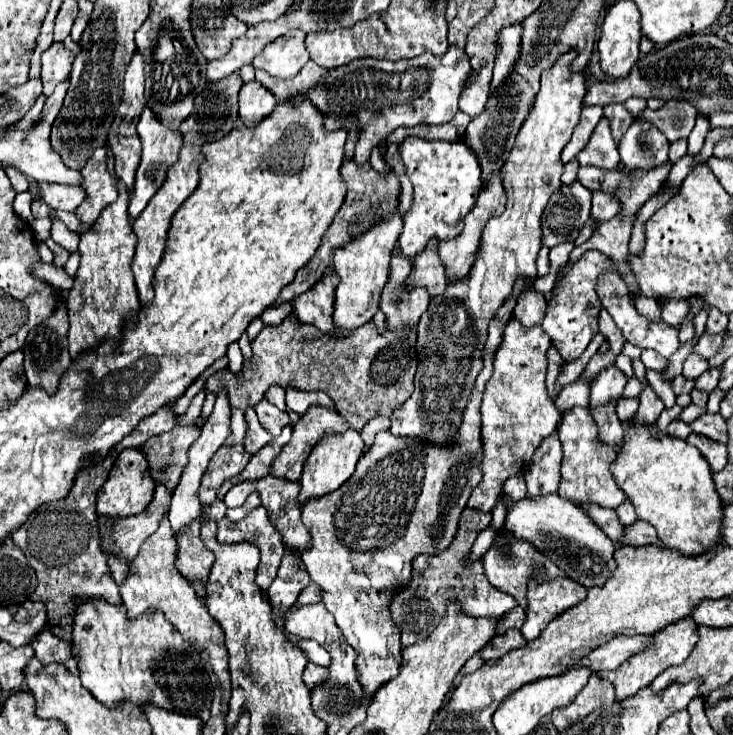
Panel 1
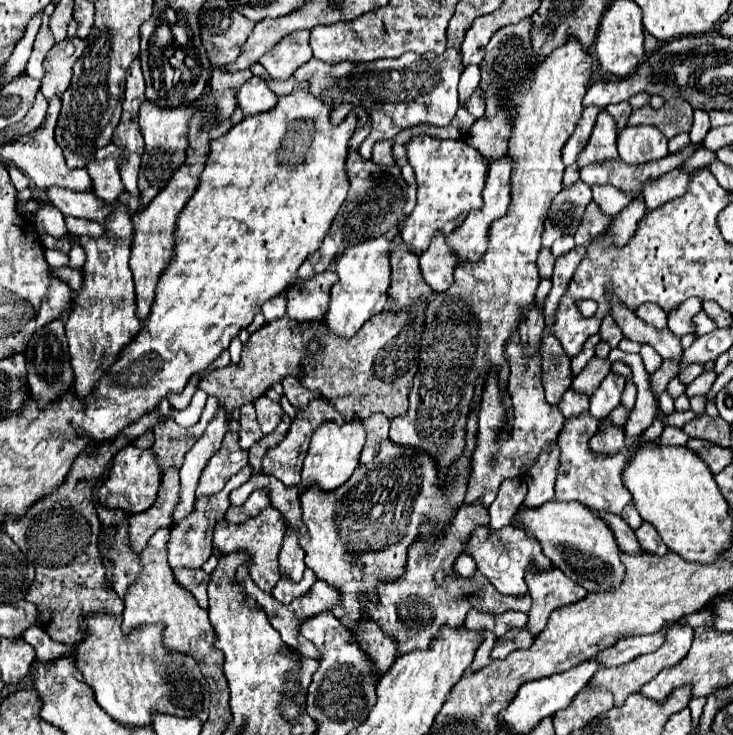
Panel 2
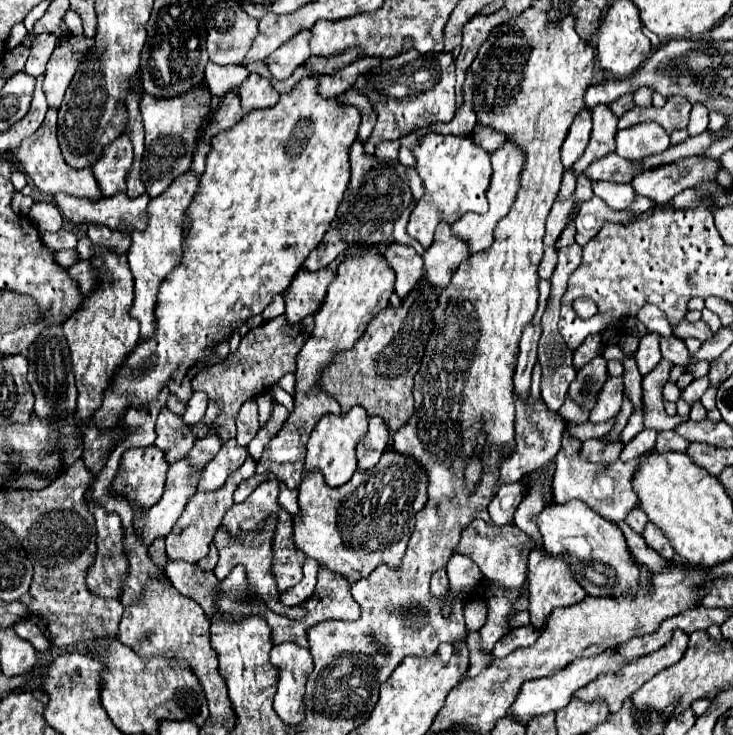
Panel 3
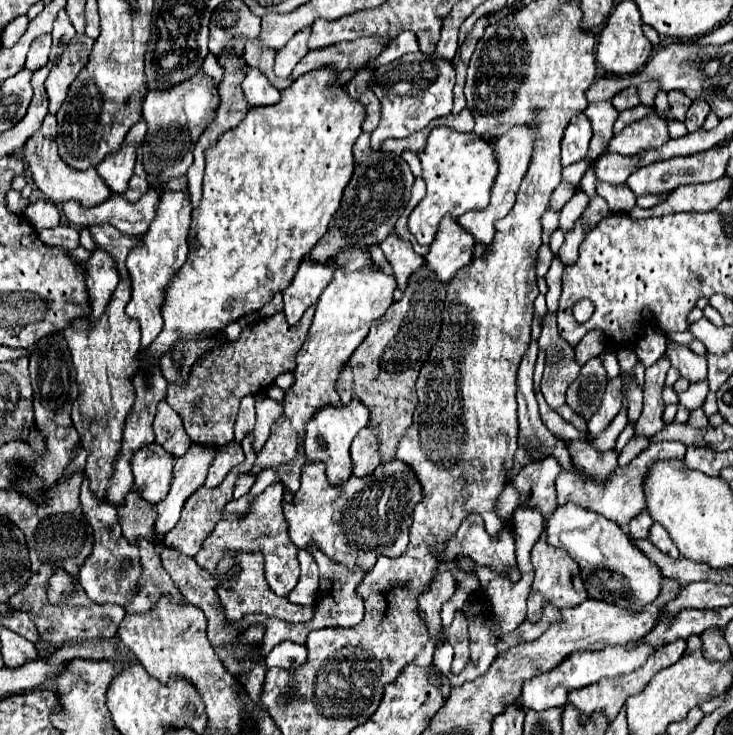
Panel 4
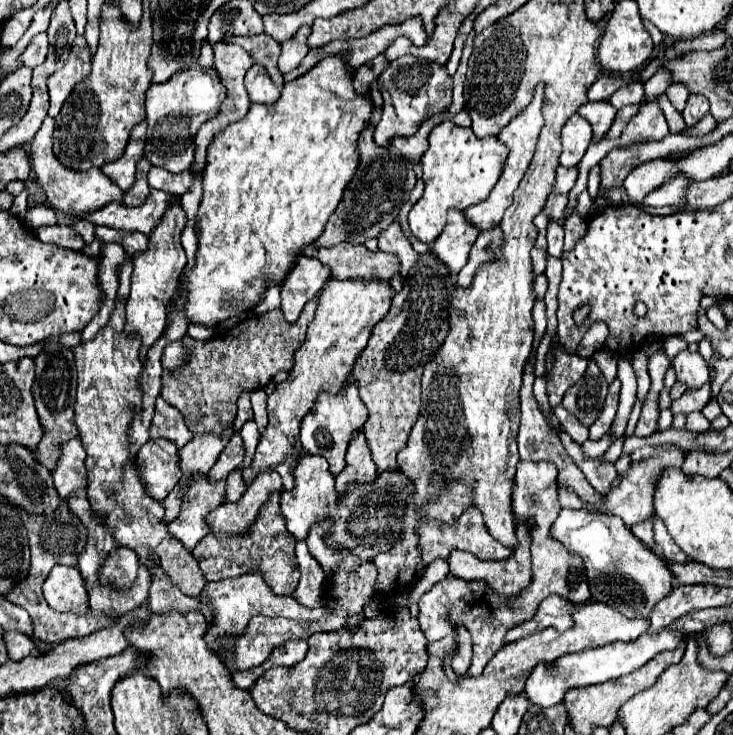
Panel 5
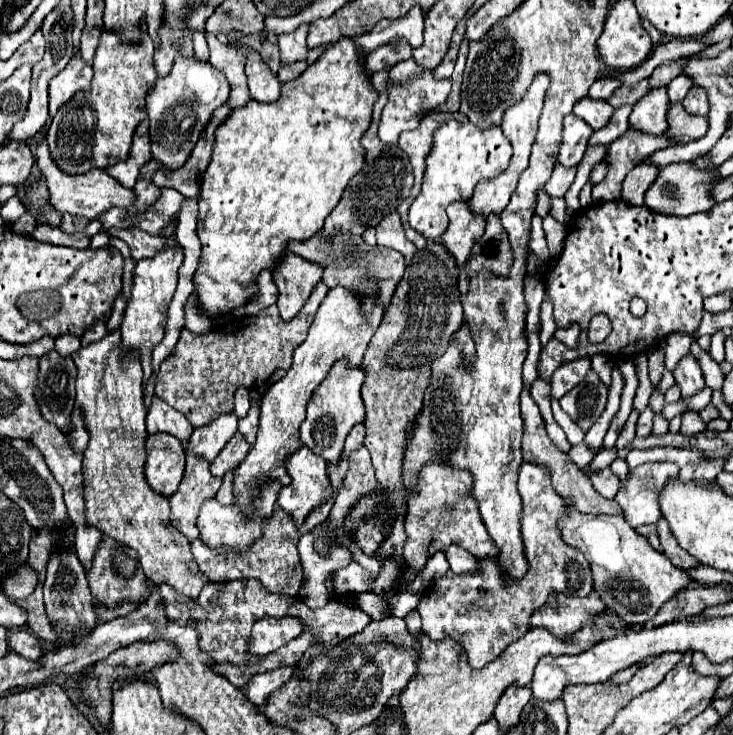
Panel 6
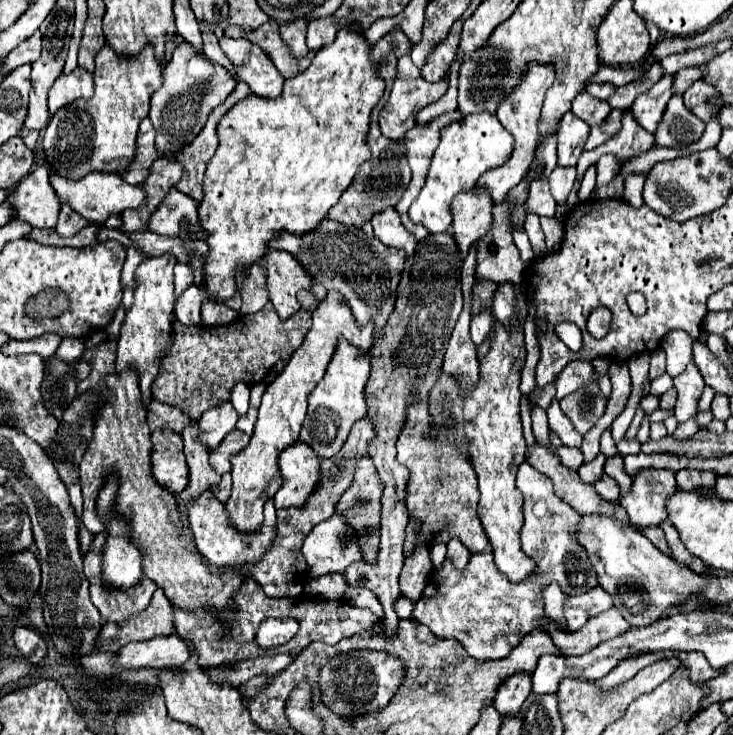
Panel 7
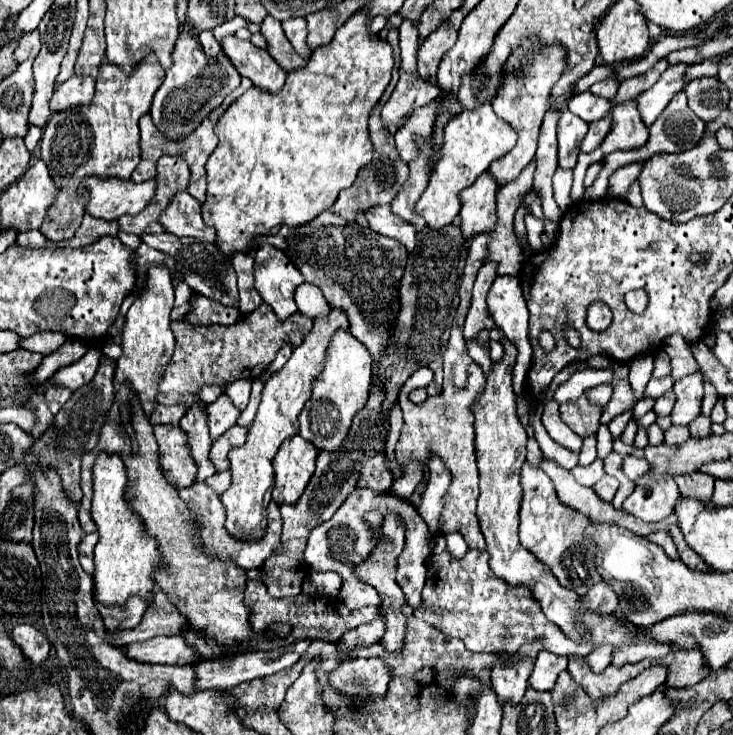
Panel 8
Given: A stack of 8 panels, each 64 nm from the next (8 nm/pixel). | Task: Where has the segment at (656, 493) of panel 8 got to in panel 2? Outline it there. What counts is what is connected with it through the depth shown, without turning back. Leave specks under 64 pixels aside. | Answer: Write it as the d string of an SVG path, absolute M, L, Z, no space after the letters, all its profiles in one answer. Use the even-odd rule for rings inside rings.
M582 412L580 416L566 418L564 428L560 430L558 444L562 448L560 456L560 472L556 480L556 500L576 500L588 506L592 512L616 512L620 514L622 508L632 502L632 496L626 492L624 484L620 482L620 472L626 464L626 454L618 452L614 456L596 456L590 450L590 438L594 436L594 416L590 412ZM666 426L664 432L662 432L662 440L664 444L670 444L670 446L684 446L688 436L684 434L682 428L676 428L676 426Z

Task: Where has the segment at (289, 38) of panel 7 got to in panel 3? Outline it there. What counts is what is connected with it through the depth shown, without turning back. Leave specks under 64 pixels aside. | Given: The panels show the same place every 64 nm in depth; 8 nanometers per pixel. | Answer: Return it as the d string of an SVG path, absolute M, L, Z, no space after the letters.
M302 30L266 58L268 60L266 66L274 78L284 80L292 76L292 72L312 56L308 48L308 40L310 40L310 30Z

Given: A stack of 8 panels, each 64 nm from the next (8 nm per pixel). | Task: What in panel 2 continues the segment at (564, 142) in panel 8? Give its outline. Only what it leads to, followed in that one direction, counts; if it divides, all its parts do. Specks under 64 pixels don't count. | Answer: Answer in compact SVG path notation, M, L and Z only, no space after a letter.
M596 106L584 108L582 118L580 118L574 134L570 136L570 140L566 142L566 146L564 146L564 150L562 150L562 160L564 160L566 166L572 164L572 162L576 162L578 154L580 154L580 152L584 150L584 146L588 144L588 138L590 138L590 134L592 134L592 128L594 128L594 122L596 122L596 116L598 116L598 114L600 114L600 108L596 108Z

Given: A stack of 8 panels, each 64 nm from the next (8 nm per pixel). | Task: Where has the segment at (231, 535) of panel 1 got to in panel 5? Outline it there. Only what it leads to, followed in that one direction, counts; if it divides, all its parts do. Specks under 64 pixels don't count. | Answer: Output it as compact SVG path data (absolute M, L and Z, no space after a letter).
M260 572L242 574L236 578L230 578L230 580L222 580L222 582L210 582L206 586L204 594L206 594L204 596L206 602L210 602L210 606L214 610L214 624L206 632L208 646L214 646L214 640L220 644L232 642L234 634L240 634L242 628L246 628L248 620L258 614L282 616L282 618L294 618L294 620L320 620L322 616L328 616L328 612L324 608L304 608L304 606L296 604L296 600L292 600L290 596L272 594L272 590L268 588L268 584L264 582Z

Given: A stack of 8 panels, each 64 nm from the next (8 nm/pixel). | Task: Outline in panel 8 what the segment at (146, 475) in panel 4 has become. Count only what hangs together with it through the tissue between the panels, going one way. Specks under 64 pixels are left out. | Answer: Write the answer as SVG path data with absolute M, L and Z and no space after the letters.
M154 426L154 436L158 442L158 464L162 468L162 476L170 484L176 484L176 488L192 486L196 466L188 456L188 438L184 432L172 426Z

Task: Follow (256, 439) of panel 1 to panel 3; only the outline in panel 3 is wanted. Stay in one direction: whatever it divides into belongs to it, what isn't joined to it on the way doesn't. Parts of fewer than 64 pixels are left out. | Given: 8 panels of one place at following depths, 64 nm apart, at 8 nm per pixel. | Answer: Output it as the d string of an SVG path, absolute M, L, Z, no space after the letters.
M248 400L242 408L240 408L240 414L236 418L236 426L238 426L238 444L240 446L248 446L250 440L256 436L256 432L260 430L260 424L258 424L258 410L256 410L256 402L254 400Z

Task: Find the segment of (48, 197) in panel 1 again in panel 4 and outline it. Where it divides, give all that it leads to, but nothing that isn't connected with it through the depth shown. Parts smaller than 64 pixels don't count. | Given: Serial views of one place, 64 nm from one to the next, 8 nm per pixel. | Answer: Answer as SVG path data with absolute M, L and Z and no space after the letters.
M148 190L140 200L128 202L122 194L112 194L106 202L94 206L94 208L82 208L78 202L68 200L60 204L62 214L68 218L68 222L78 226L94 226L94 224L112 224L122 234L130 236L142 236L150 222L154 220L156 204L160 194Z

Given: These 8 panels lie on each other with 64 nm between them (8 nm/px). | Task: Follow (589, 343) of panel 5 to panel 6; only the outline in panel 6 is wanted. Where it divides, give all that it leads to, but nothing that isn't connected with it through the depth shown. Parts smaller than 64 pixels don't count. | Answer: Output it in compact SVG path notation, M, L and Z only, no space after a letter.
M594 316L594 320L590 322L590 330L588 330L588 342L600 344L600 342L604 342L604 338L608 334L610 334L610 320L608 320L608 316Z

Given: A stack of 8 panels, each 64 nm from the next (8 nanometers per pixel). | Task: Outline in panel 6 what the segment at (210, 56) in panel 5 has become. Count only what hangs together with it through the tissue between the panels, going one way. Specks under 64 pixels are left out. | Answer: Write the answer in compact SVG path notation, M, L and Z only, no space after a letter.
M194 34L194 52L196 52L196 58L200 62L208 62L210 58L210 52L208 52L208 46L206 46L206 36L204 34Z

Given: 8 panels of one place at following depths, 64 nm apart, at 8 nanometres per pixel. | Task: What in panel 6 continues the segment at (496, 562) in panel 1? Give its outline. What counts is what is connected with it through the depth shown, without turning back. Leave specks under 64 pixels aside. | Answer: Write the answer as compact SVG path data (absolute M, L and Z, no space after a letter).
M428 464L420 476L418 476L418 492L410 496L408 500L408 516L406 516L406 534L408 534L408 544L404 546L404 558L408 560L408 566L414 570L422 570L426 562L436 554L436 552L446 552L450 544L458 544L460 548L468 550L476 558L496 558L498 548L490 534L484 528L484 522L478 512L478 504L468 496L468 488L472 488L472 476L470 472L450 468L446 464Z

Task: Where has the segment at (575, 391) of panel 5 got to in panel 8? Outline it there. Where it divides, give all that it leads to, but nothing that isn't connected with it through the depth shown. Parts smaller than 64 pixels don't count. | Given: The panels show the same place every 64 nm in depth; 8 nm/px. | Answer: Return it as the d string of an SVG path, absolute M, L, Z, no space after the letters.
M584 394L578 400L560 404L562 420L582 438L596 434L600 426L600 414L602 414L602 406L590 402Z

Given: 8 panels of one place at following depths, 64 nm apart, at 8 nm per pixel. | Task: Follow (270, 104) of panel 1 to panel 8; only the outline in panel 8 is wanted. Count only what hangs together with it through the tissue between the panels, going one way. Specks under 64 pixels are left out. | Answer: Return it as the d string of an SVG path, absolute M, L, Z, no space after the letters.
M226 36L220 40L222 52L230 58L242 78L252 80L252 86L264 92L280 92L286 80L286 72L272 60L272 56L254 46L250 40Z

